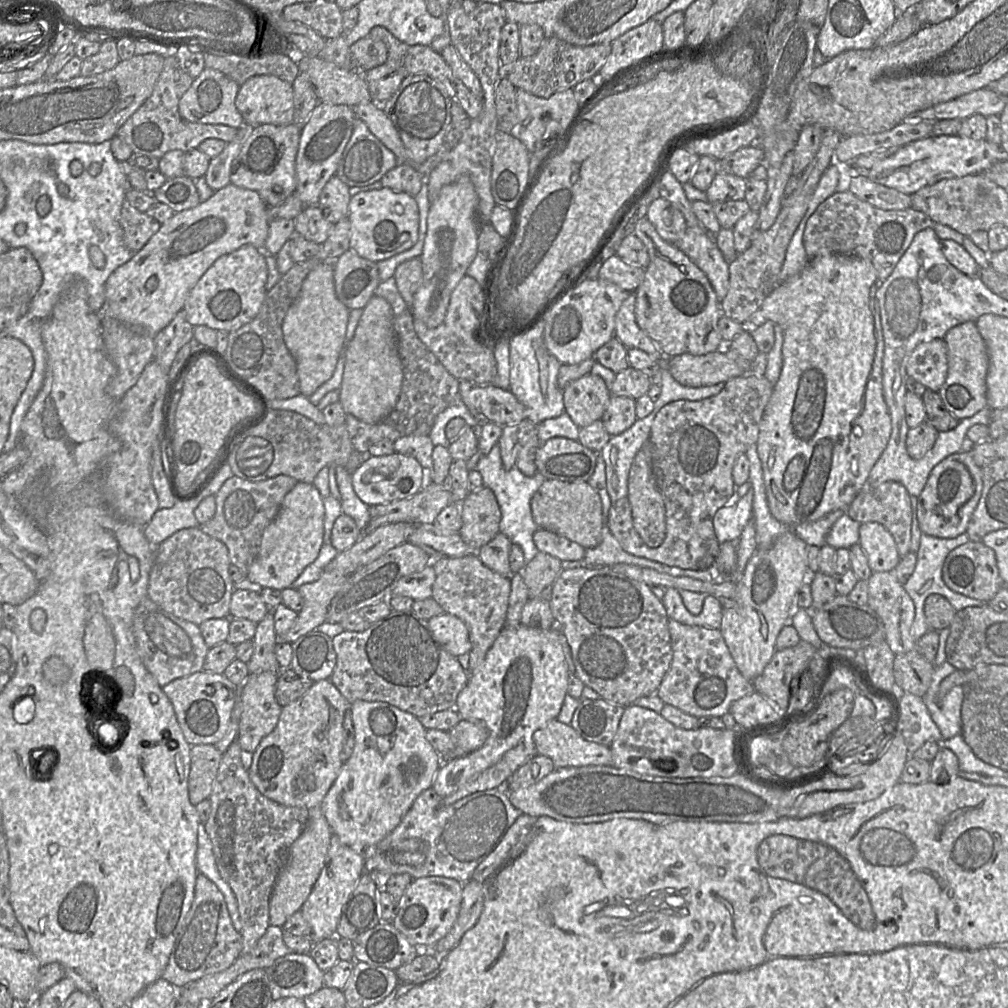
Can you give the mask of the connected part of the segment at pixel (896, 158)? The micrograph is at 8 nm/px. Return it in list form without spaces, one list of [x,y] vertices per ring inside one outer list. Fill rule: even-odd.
[[[958,135],[929,136],[902,146],[890,157],[869,169],[868,178],[873,182],[912,195],[921,188],[942,179],[980,174],[1006,158],[1001,145],[987,139],[975,140]]]

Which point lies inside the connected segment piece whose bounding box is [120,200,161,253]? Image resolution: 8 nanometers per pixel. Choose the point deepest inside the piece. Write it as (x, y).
(138, 227)

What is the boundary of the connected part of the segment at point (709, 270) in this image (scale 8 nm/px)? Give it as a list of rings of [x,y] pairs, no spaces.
[[[687,227],[682,237],[673,243],[678,249],[685,253],[707,276],[719,302],[724,299],[729,289],[729,262],[724,258],[717,247],[714,236],[705,228]]]

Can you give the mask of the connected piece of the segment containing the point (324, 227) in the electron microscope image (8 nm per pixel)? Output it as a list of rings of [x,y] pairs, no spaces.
[[[318,205],[305,206],[293,220],[295,235],[318,244],[325,242],[334,225]]]

